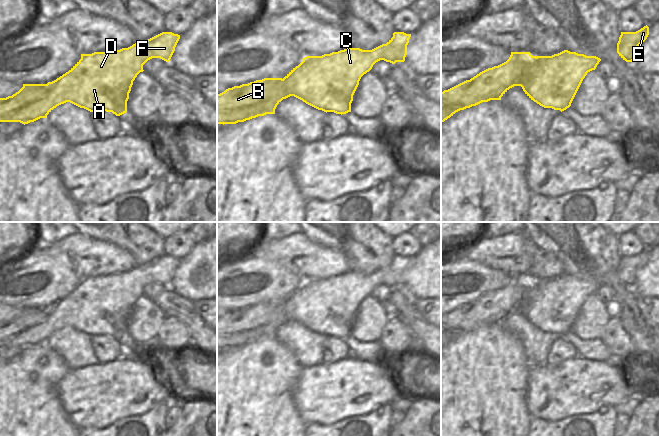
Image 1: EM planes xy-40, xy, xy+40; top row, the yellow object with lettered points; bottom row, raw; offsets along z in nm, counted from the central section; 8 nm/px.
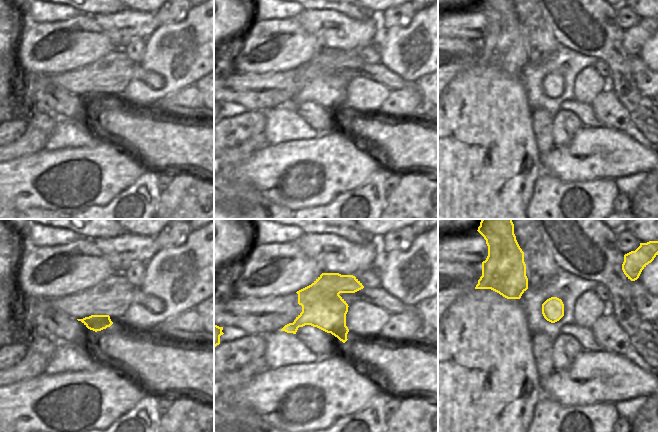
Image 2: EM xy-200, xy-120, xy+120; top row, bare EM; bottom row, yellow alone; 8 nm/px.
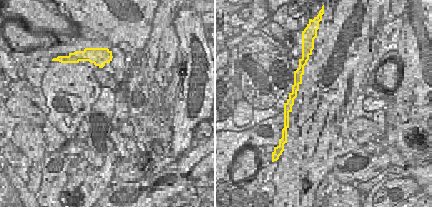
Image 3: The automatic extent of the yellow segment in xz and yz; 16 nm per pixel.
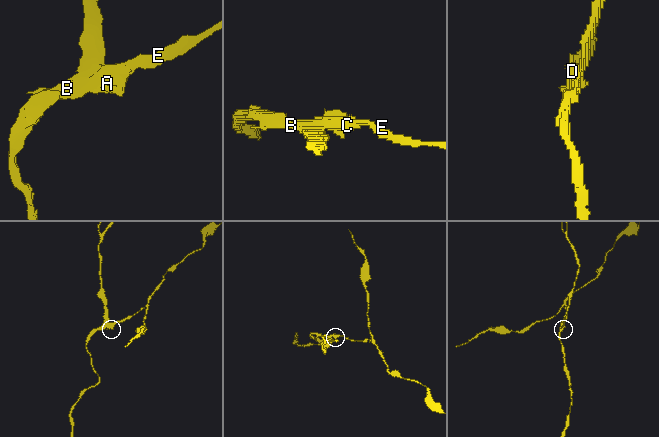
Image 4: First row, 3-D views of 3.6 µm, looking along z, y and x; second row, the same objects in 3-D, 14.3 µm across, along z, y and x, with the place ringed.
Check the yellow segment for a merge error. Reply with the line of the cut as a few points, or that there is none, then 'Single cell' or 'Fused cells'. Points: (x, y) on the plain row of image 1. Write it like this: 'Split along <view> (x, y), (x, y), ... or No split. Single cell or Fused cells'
Split along xy+40 (535, 280), (525, 287), (525, 304), (520, 309). Fused cells.

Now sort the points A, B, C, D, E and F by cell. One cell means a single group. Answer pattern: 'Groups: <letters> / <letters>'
Groups: A C D E F / B.

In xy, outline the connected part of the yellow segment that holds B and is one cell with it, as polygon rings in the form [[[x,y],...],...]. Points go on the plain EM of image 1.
[[[264,302],[217,318],[217,348],[236,348],[275,338],[277,329],[283,324],[277,319],[281,305],[282,302]]]

